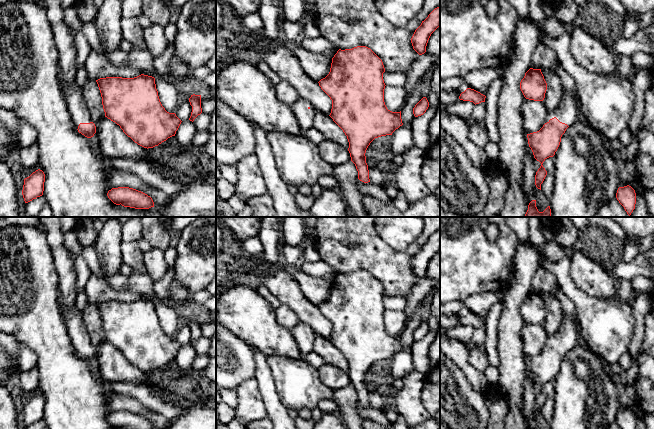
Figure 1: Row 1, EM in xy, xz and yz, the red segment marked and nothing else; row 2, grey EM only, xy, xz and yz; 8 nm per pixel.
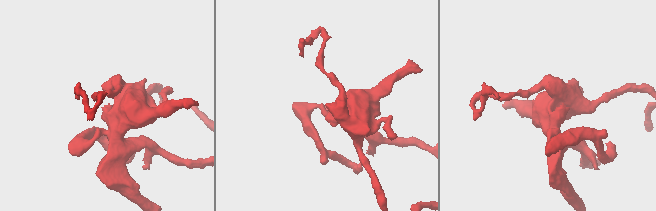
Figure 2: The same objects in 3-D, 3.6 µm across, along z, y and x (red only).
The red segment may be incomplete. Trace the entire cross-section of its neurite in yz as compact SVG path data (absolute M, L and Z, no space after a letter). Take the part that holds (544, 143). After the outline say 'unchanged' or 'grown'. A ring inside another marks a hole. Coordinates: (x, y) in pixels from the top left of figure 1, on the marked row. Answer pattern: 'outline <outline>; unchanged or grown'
outline M564 91L559 106L548 113L543 127L537 132L527 134L528 144L534 158L541 163L535 175L535 185L538 189L541 190L541 184L547 175L547 171L542 165L543 162L555 155L562 135L568 127L577 121L577 115L578 106L576 98L568 91Z; grown

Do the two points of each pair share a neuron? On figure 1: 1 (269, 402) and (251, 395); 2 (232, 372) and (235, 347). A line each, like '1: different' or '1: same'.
1: different
2: same

